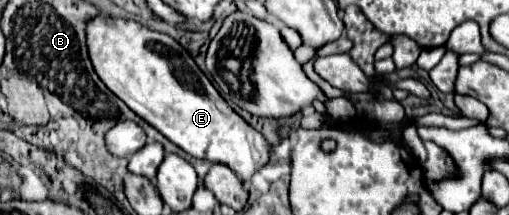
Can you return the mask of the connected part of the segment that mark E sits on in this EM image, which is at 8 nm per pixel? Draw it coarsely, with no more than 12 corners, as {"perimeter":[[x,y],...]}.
{"perimeter":[[135,20],[87,24],[93,68],[193,158],[243,182],[271,144],[191,54]]}

